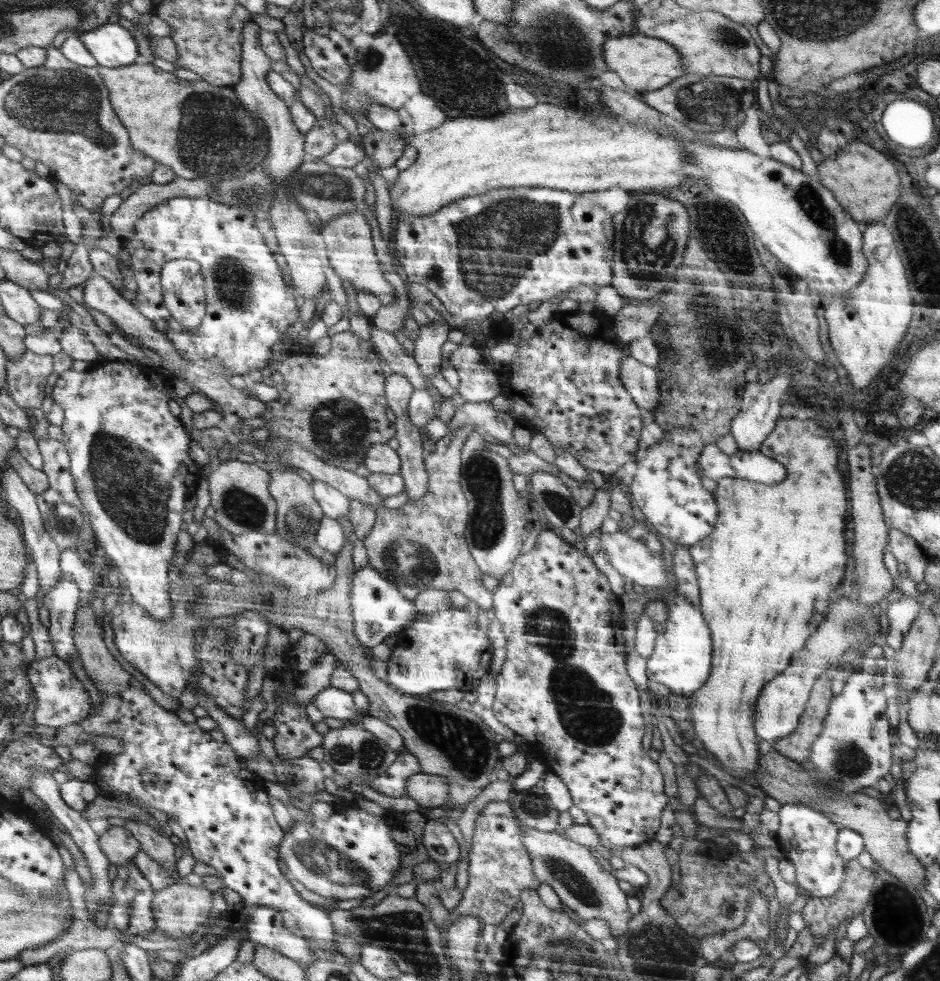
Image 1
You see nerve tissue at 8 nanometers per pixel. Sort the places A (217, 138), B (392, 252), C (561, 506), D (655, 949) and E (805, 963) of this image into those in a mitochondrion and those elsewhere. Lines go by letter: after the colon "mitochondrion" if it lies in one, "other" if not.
A: mitochondrion
B: other
C: mitochondrion
D: mitochondrion
E: other

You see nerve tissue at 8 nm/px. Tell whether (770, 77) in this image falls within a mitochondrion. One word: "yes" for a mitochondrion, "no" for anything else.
no

